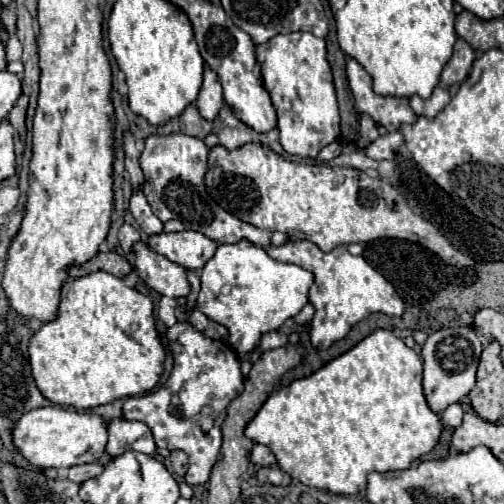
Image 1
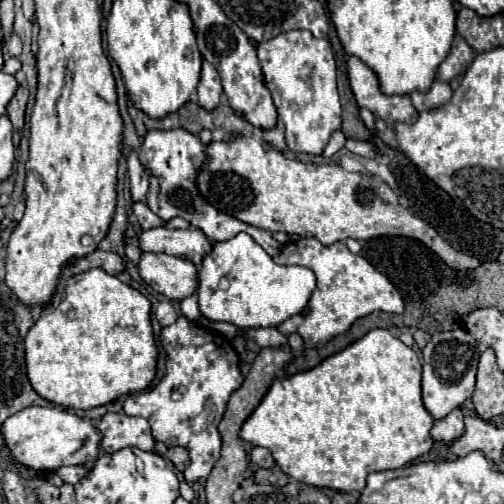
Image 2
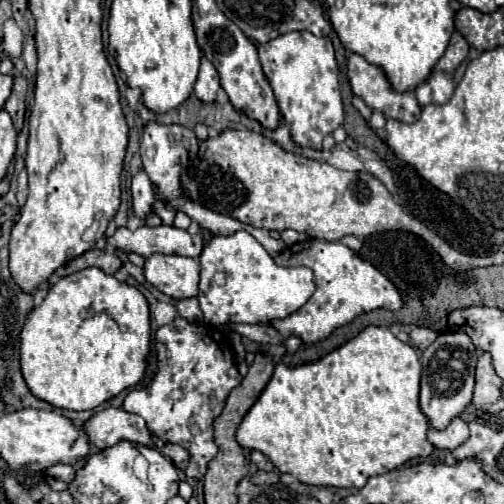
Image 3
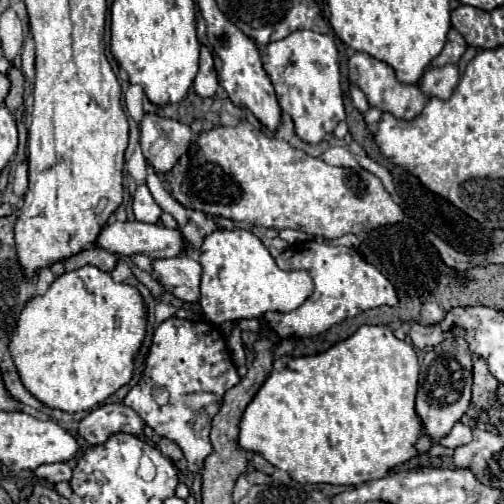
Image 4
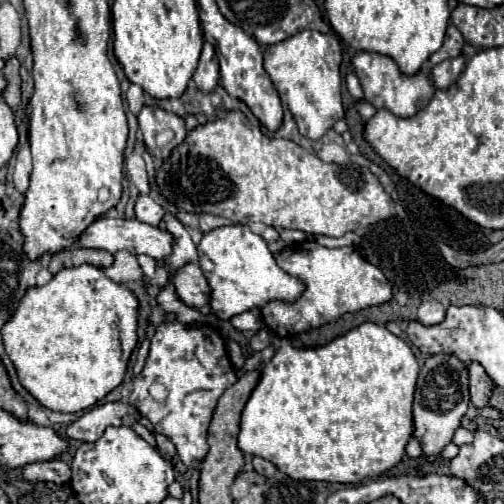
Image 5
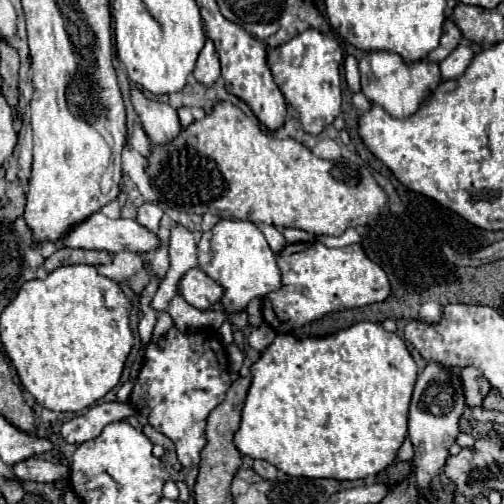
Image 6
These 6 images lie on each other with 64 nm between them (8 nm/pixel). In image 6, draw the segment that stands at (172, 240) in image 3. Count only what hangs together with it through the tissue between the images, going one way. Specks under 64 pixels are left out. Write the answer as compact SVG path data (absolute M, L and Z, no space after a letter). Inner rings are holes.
M94 212L92 216L88 216L88 220L82 220L80 224L74 224L62 236L60 244L70 246L70 248L84 248L84 250L106 250L110 254L116 254L116 252L122 252L122 250L128 248L130 252L142 254L142 252L154 250L158 246L158 238L156 238L156 234L152 234L144 226L140 226L136 220L124 220L124 218L112 220L112 218L106 218L100 212Z

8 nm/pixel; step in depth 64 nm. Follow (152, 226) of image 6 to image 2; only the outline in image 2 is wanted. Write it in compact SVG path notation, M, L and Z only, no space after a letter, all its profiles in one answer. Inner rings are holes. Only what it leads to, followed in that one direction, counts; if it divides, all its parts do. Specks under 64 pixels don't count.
M130 152L130 156L128 156L128 174L130 174L132 200L146 204L146 196L148 196L148 174L144 172L144 168L142 168L136 152Z

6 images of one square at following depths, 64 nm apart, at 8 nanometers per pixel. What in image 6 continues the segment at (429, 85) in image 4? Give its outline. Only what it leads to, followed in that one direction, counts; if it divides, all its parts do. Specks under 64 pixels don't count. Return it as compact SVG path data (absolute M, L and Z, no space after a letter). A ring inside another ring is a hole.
M460 44L460 48L456 48L456 52L452 52L452 56L448 56L444 62L440 62L442 80L458 78L468 68L472 58L474 58L472 46L470 44Z

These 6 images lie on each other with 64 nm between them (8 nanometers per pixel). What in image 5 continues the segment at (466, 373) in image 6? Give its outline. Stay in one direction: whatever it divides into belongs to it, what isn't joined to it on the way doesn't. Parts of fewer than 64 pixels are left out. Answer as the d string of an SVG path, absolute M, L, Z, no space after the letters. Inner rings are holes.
M472 362L468 366L468 378L470 378L470 402L476 408L488 406L488 400L490 400L490 394L492 394L494 384L488 378L488 374L484 372L484 368L480 364Z

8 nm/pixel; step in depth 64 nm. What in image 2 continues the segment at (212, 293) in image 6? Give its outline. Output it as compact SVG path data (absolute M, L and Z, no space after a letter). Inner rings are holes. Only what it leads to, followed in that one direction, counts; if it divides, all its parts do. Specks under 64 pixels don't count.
M144 252L138 268L144 282L170 300L184 300L198 288L198 270L190 260Z

